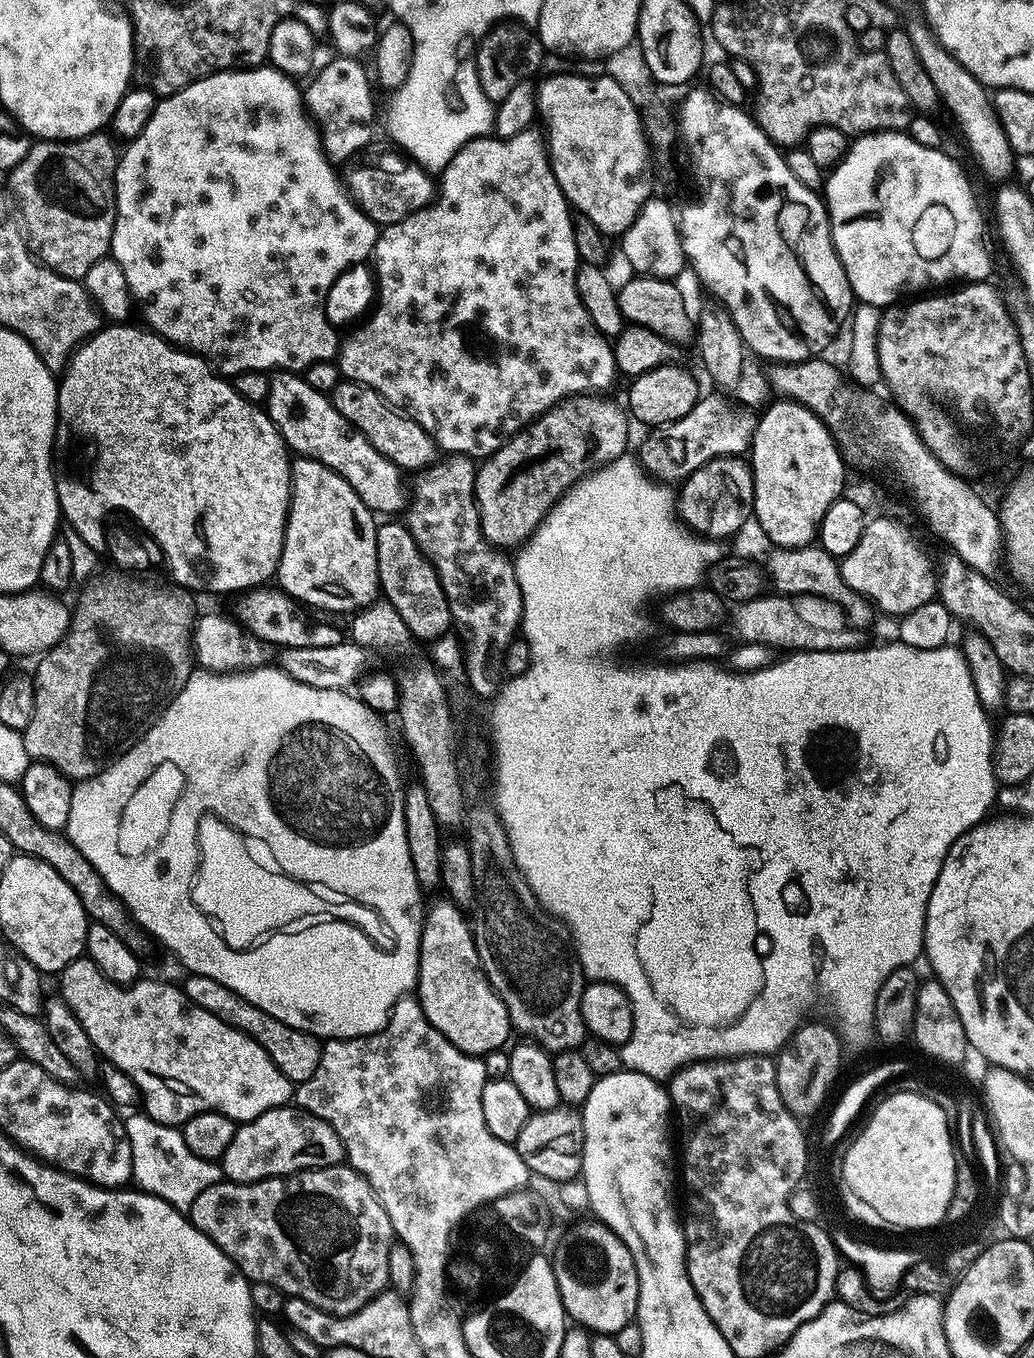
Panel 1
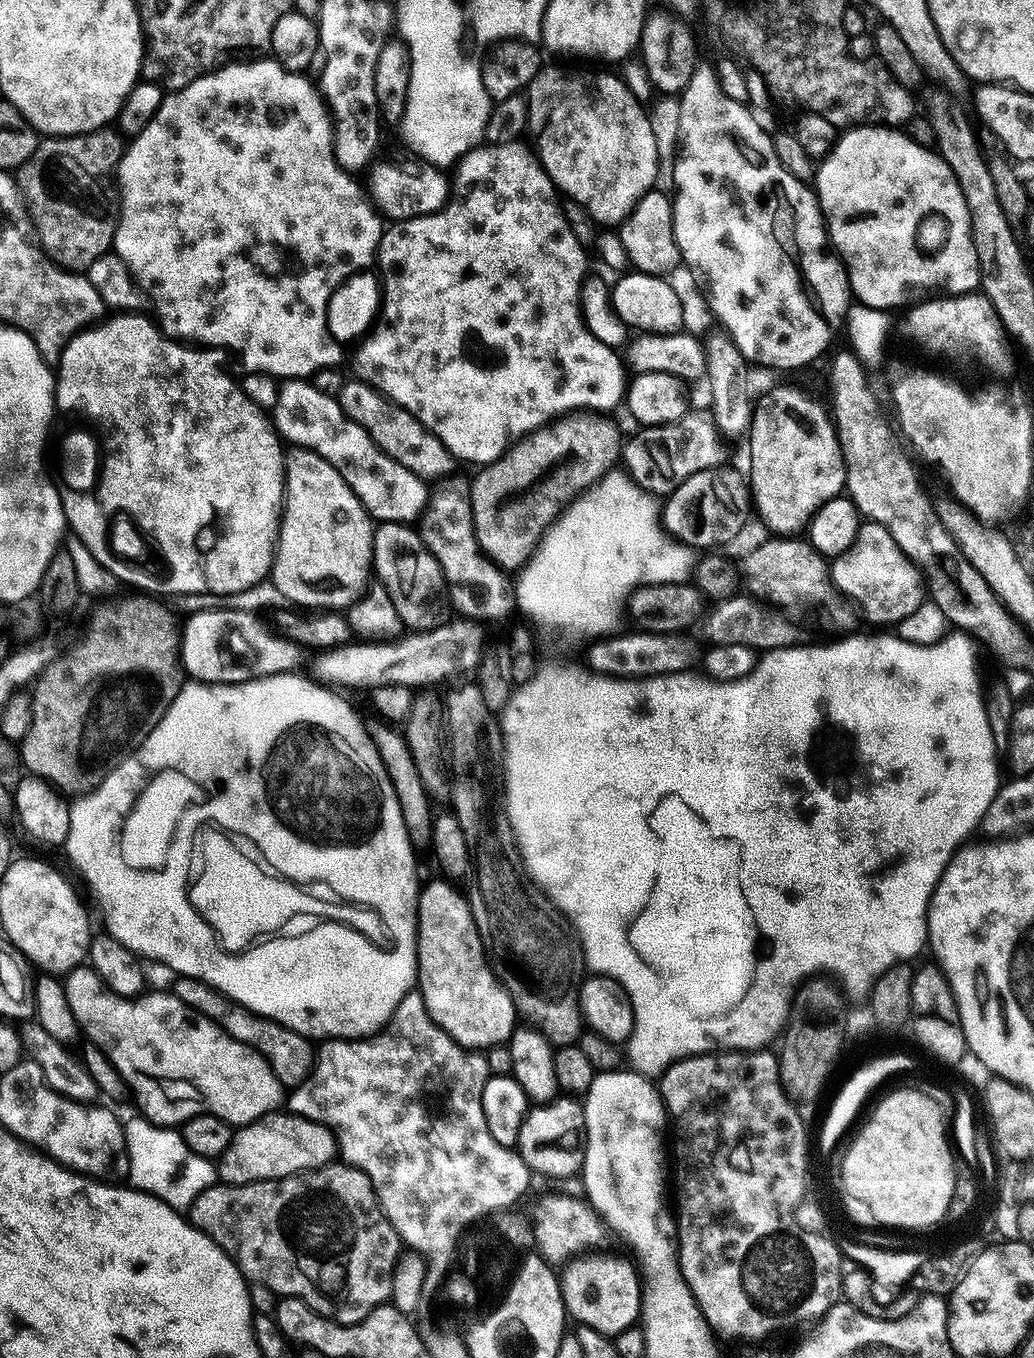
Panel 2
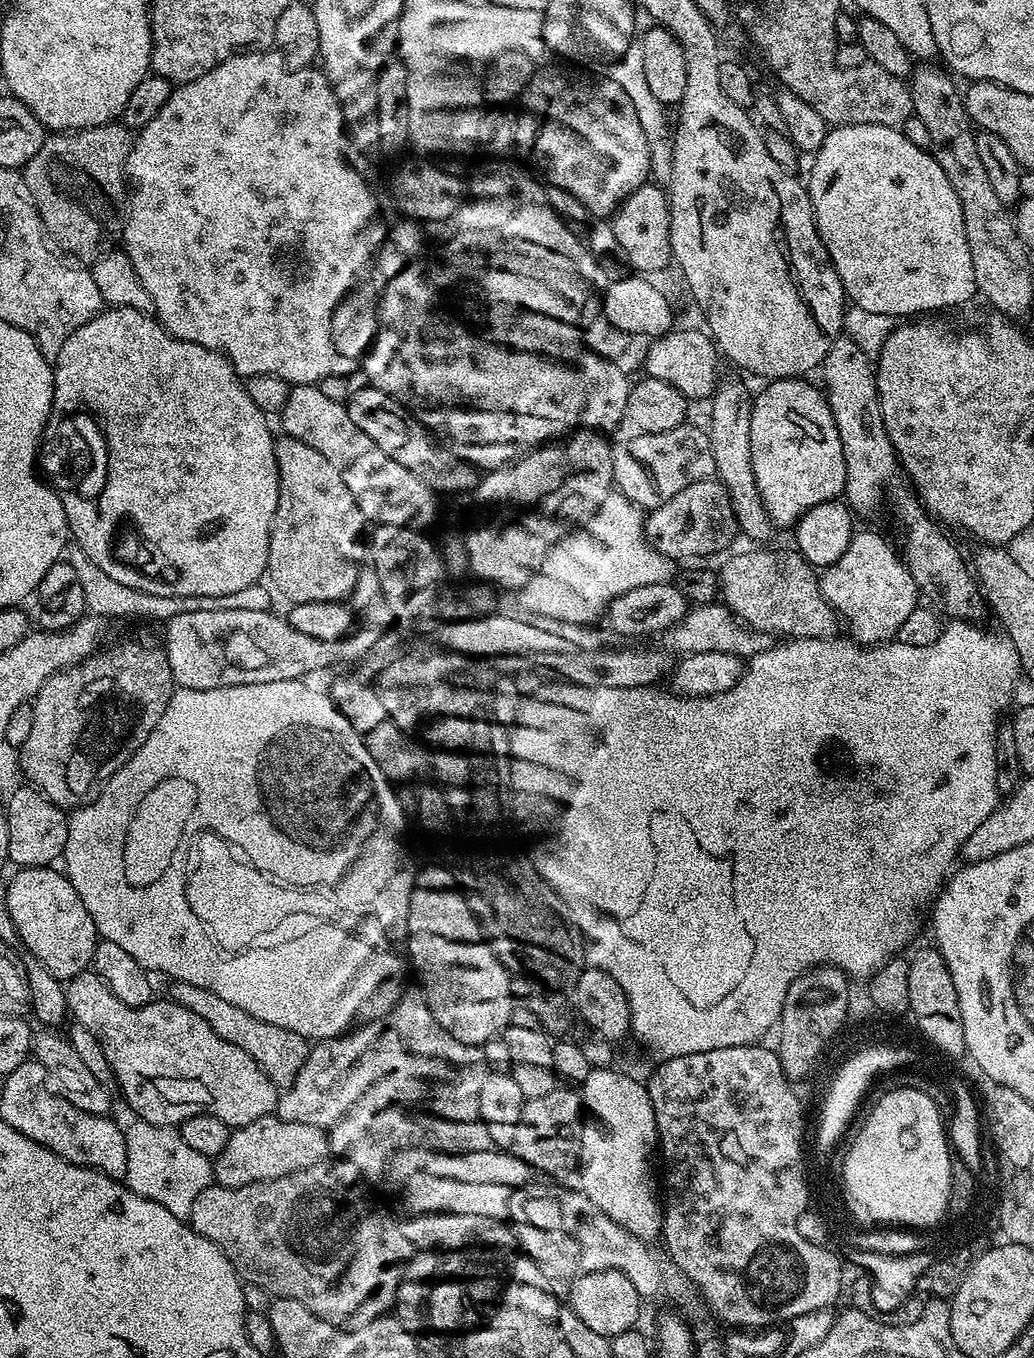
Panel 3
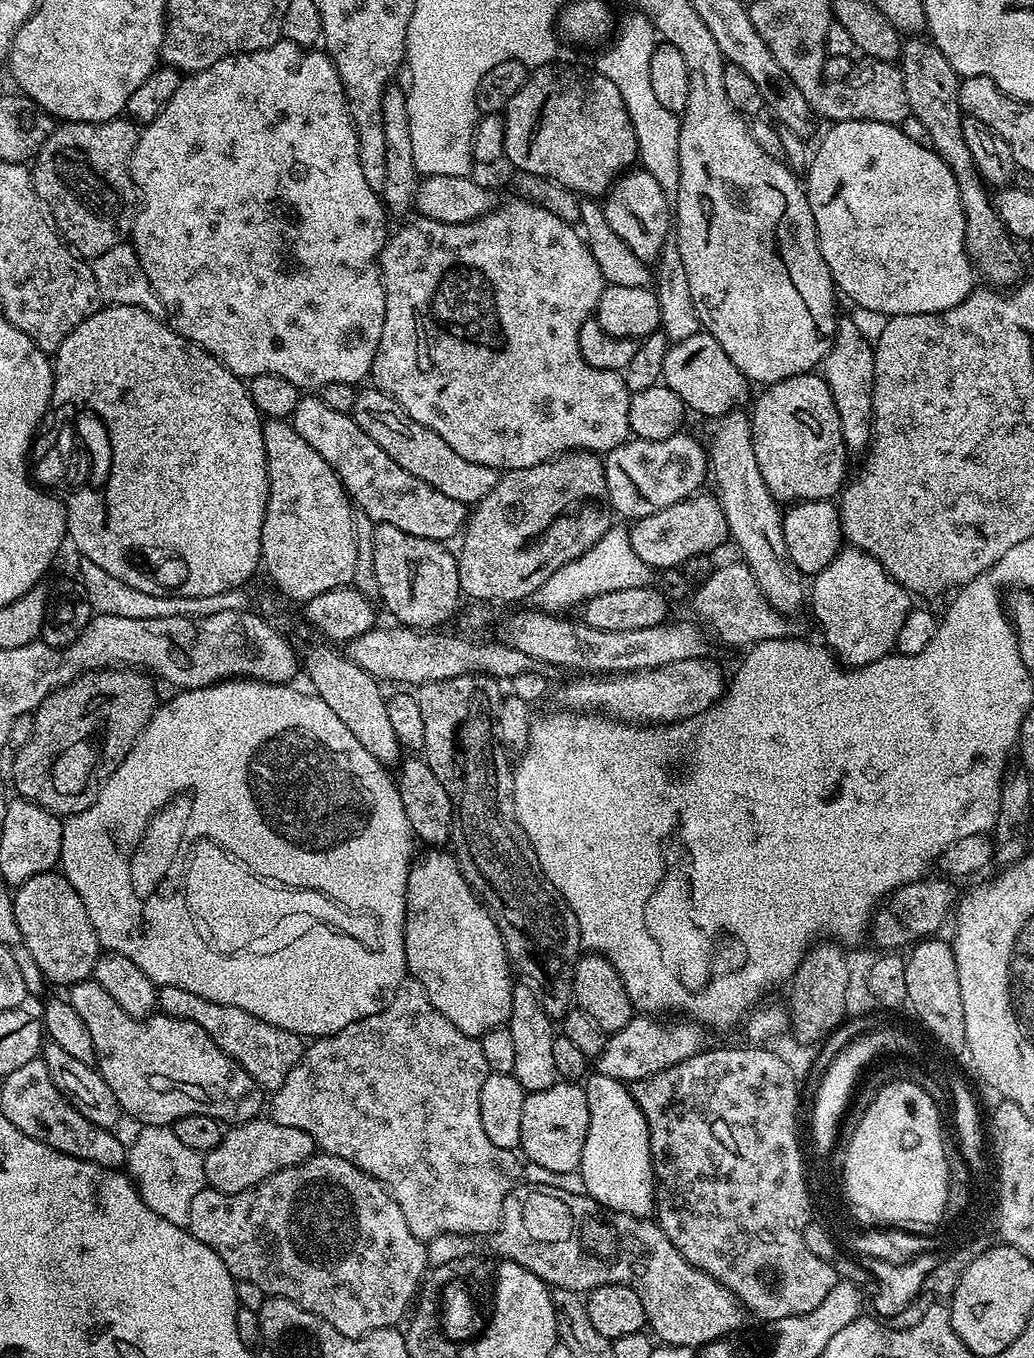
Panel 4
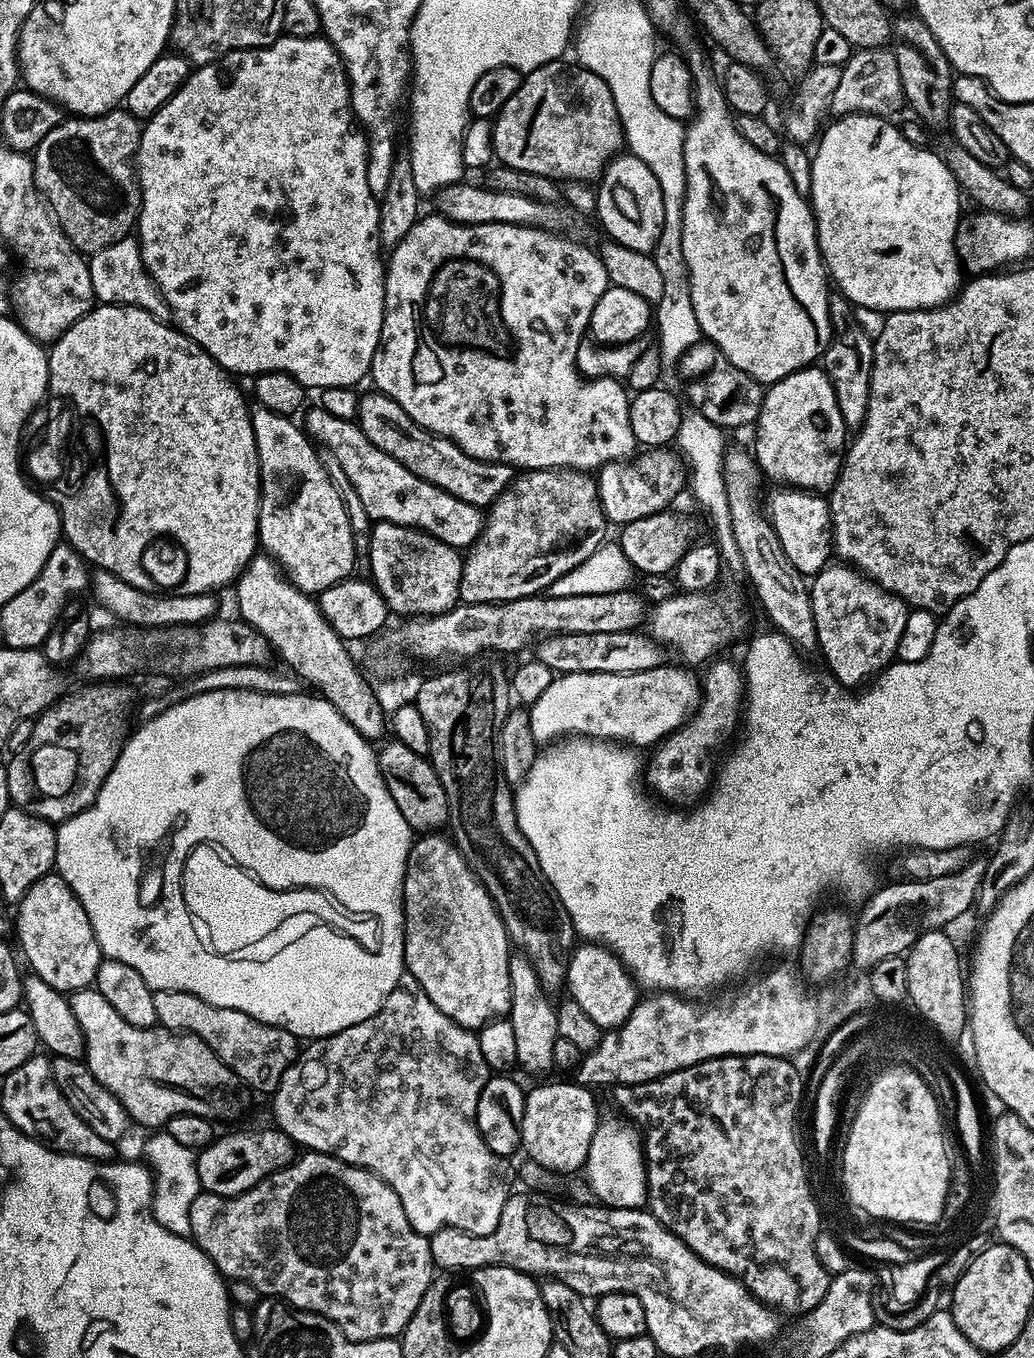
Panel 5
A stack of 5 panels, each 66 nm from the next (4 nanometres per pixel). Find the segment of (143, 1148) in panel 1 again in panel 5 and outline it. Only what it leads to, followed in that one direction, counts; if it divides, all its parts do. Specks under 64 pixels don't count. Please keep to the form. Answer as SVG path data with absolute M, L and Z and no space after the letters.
M165 1130L157 1131L144 1144L143 1163L152 1173L152 1217L166 1230L179 1236L191 1237L190 1202L202 1191L198 1182L196 1152L182 1146Z

